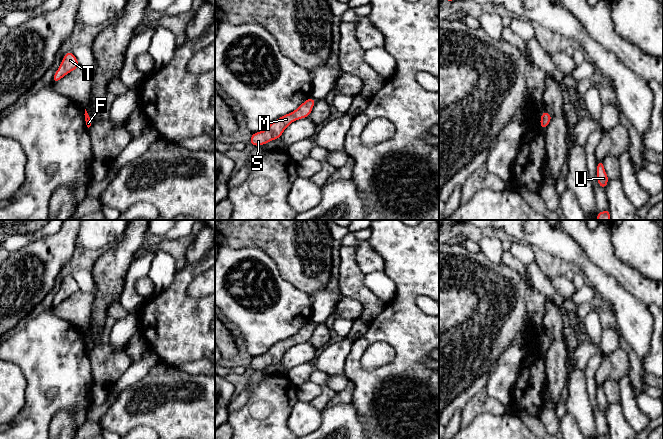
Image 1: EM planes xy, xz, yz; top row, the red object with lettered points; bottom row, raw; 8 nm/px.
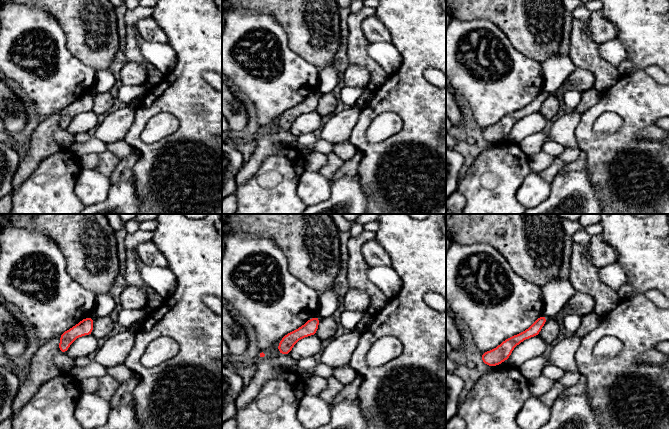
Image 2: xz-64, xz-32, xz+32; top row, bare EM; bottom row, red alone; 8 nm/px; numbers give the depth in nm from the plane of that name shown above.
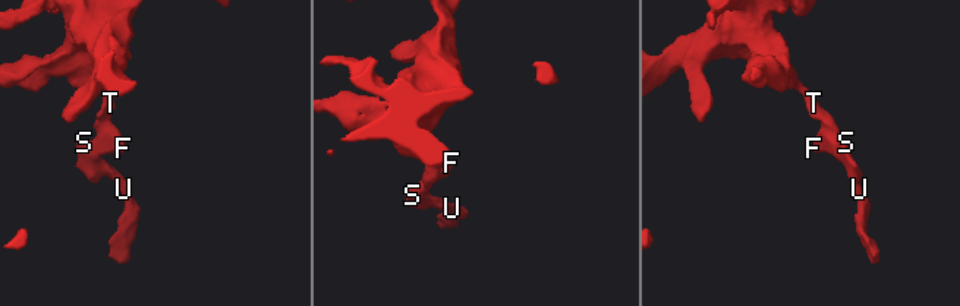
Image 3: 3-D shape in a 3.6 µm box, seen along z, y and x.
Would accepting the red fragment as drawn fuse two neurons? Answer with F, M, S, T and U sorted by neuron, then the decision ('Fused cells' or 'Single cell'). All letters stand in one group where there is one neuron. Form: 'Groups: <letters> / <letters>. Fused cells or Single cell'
Groups: F M S T U. Single cell

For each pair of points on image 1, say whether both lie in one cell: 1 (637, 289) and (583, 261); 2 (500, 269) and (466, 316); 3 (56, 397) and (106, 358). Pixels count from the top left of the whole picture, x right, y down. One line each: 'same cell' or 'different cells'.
1: different cells
2: same cell
3: different cells

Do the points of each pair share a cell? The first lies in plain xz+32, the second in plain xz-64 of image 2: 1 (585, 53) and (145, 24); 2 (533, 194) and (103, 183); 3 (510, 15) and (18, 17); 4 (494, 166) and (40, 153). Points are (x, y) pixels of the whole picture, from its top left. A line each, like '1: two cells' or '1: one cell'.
1: two cells
2: one cell
3: two cells
4: two cells

